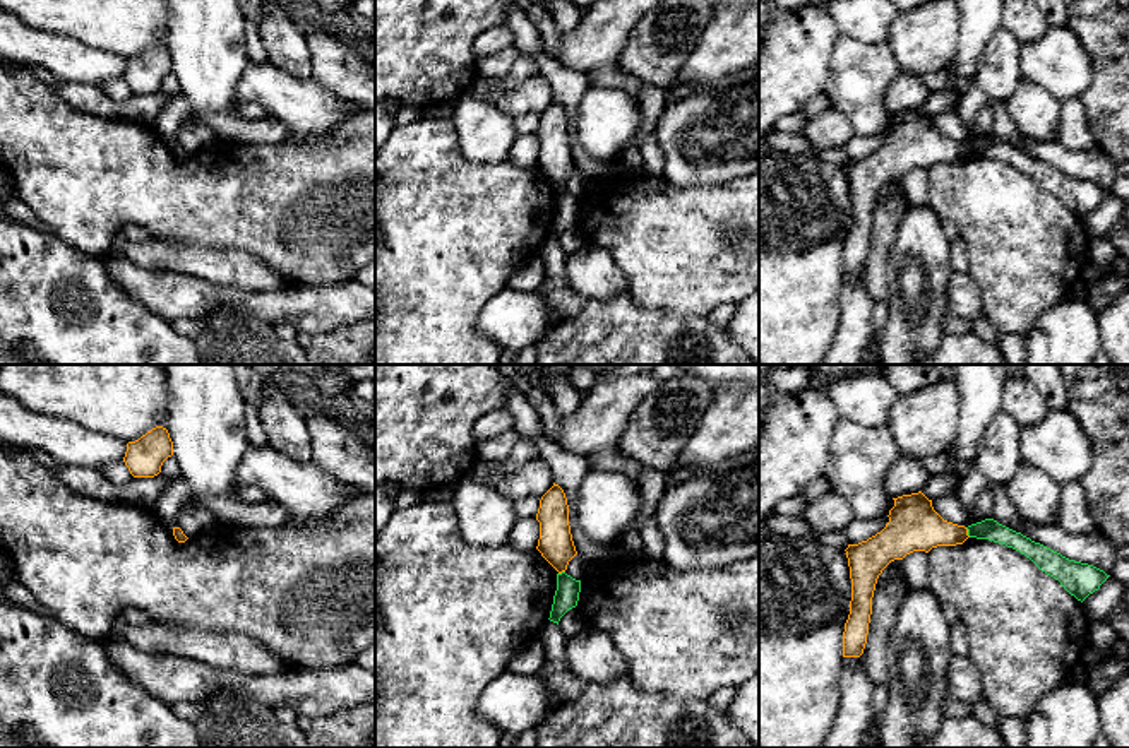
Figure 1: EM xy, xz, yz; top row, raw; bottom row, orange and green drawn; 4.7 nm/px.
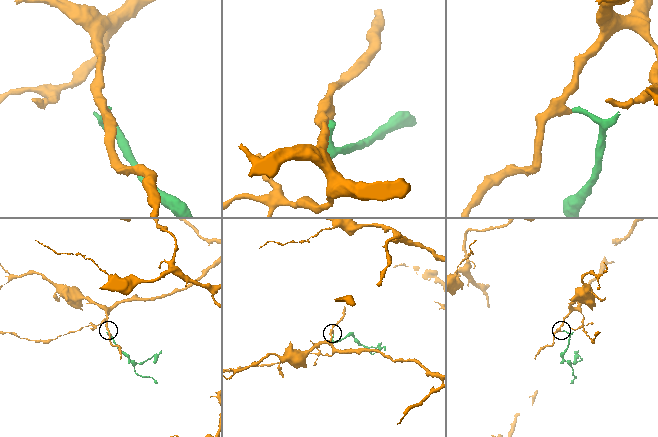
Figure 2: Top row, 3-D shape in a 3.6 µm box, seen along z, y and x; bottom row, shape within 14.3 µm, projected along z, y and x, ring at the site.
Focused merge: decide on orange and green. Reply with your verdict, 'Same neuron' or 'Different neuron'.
Different neuron

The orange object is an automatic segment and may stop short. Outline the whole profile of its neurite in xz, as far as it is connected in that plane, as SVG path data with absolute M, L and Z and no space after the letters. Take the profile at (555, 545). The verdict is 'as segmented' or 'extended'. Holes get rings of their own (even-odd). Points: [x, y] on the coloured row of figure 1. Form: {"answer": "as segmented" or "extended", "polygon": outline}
{"answer": "as segmented", "polygon": "M553 483L541 496L536 520L540 522L536 549L559 573L565 572L577 551L569 525L567 498L559 484Z"}

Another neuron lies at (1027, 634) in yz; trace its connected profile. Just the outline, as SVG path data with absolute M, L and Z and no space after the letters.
M989 539L937 546L927 553L929 589L953 604L968 628L968 657L982 676L983 698L999 717L1028 719L1038 700L1066 681L1090 644L1083 603L1019 551Z

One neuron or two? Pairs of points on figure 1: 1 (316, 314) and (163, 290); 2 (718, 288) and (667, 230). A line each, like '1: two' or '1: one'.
1: one
2: one

